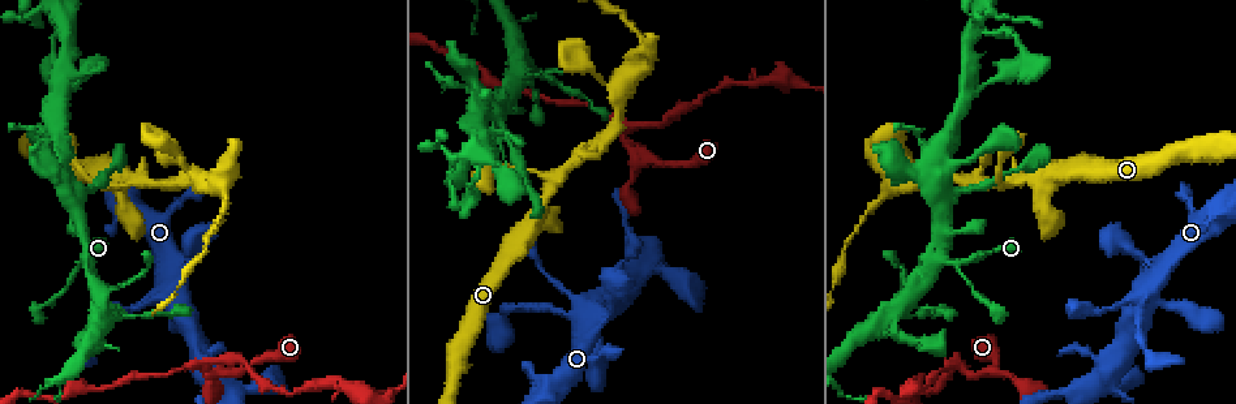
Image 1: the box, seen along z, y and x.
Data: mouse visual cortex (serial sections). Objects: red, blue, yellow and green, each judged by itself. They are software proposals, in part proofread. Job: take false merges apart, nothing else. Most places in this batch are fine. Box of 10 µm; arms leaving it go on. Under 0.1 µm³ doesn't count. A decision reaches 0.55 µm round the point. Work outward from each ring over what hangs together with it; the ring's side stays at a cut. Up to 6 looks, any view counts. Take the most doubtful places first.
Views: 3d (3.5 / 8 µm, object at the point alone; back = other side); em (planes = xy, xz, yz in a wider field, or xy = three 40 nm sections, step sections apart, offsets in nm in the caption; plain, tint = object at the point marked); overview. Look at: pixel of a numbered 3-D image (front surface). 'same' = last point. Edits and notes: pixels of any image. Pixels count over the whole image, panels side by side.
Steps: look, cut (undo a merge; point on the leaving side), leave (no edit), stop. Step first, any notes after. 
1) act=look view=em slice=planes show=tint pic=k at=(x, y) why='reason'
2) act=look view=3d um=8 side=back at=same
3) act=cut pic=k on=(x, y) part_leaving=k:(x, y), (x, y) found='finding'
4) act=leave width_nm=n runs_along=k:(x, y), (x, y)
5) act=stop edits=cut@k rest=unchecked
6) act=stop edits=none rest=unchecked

act=look view=3d um=8 pic=1 at=(963, 366) why='three-way junction'

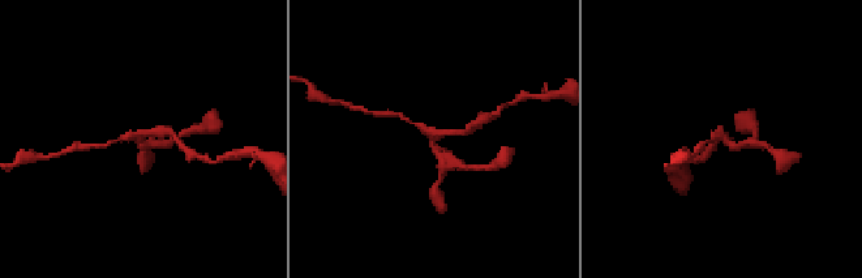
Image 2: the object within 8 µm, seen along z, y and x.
act=look view=em slice=planes show=tint at=same arms=3 arm_widths_nm=150,200,250

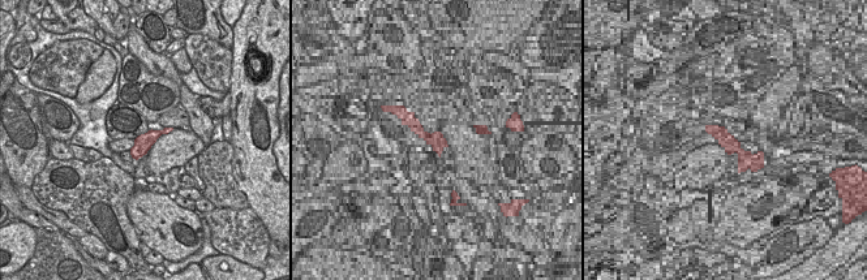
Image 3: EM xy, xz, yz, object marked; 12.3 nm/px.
act=leave runs_along=2:(446, 167), (433, 138), (468, 129) found='continuous, no second cell'

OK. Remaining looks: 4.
act=look view=3d um=3.5 side=back pic=1 at=(437, 143)

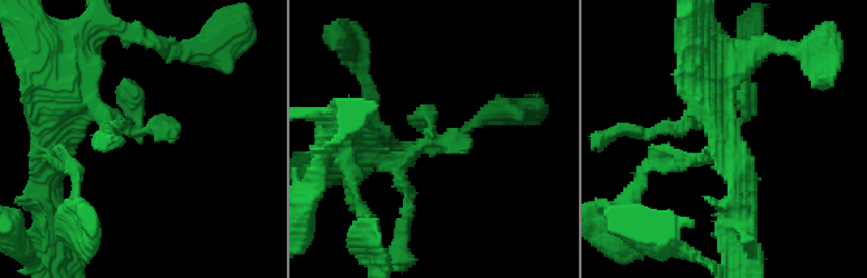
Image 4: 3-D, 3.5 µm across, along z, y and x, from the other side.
act=look view=em slice=xy step=3 show=tint pic=4 at=(138, 135) why='shape alone is not enough'

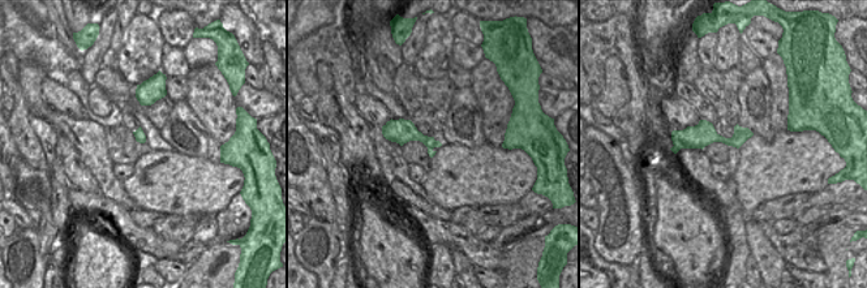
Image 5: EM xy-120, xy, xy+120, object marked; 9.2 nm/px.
act=leave width_nm=150 runs_along=5:(747, 133), (737, 140), (674, 134) found='continuous, no second cell'

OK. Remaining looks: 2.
act=look view=3d um=3.5 pic=1 at=(226, 205) why='sudden change in width'

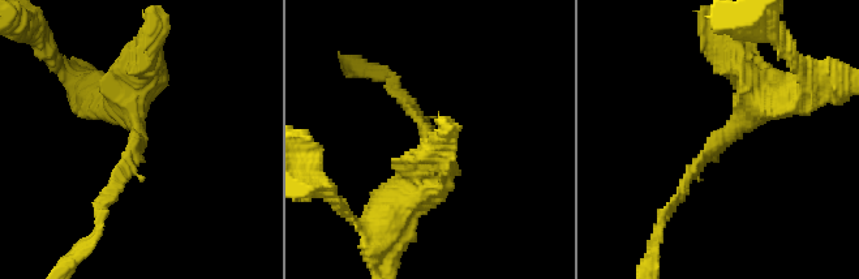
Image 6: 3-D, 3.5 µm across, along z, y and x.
act=look view=em slice=xy step=5 show=tint pic=6 at=(139, 135) arm_widths_nm=100,450

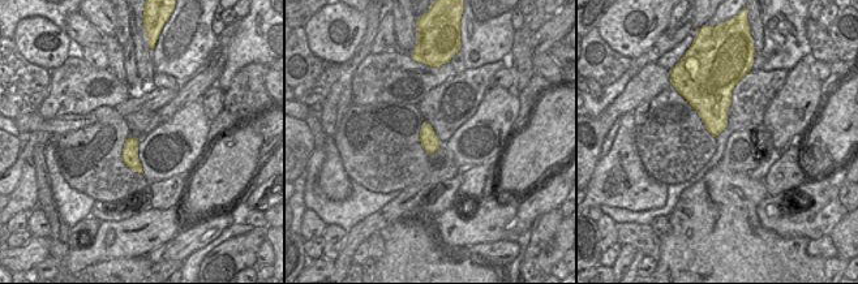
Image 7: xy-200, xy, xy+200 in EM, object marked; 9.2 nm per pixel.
act=leave found='all the same cell'

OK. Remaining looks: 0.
act=stop edits=none rest=unchecked

